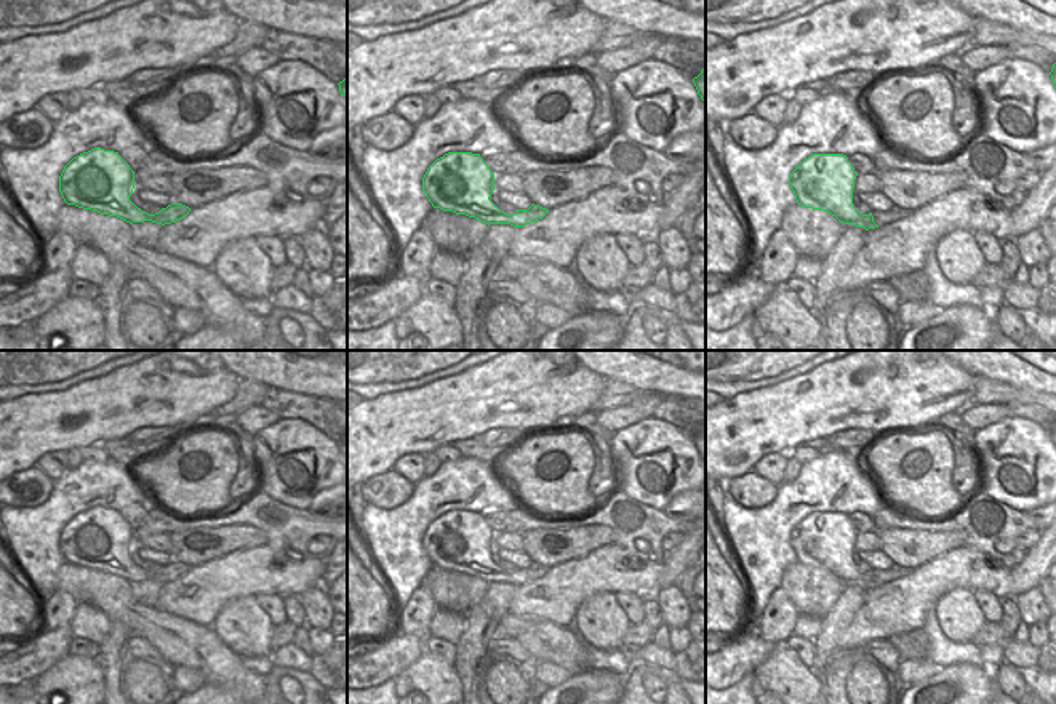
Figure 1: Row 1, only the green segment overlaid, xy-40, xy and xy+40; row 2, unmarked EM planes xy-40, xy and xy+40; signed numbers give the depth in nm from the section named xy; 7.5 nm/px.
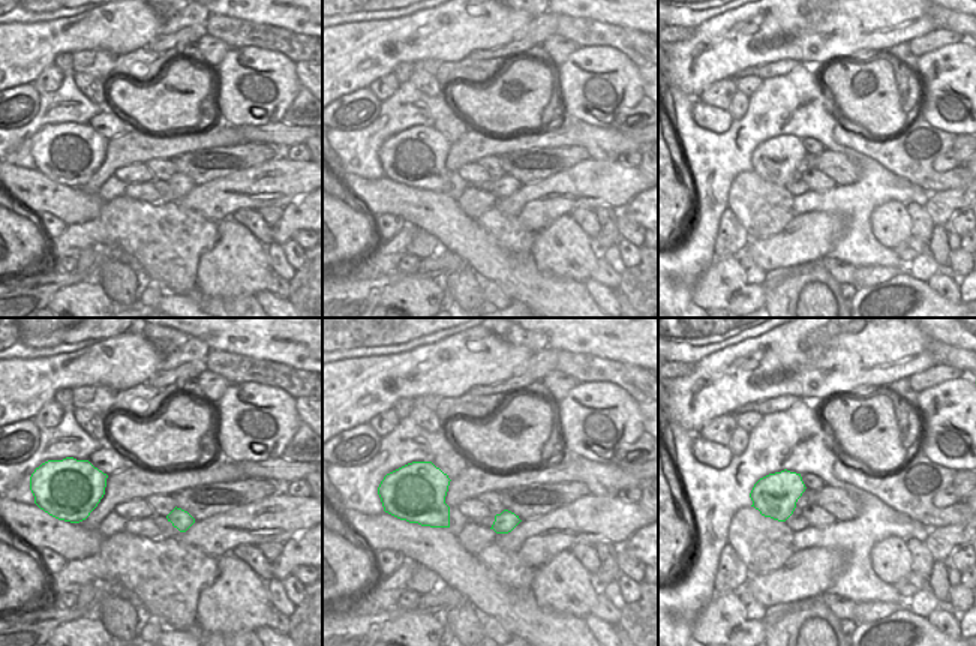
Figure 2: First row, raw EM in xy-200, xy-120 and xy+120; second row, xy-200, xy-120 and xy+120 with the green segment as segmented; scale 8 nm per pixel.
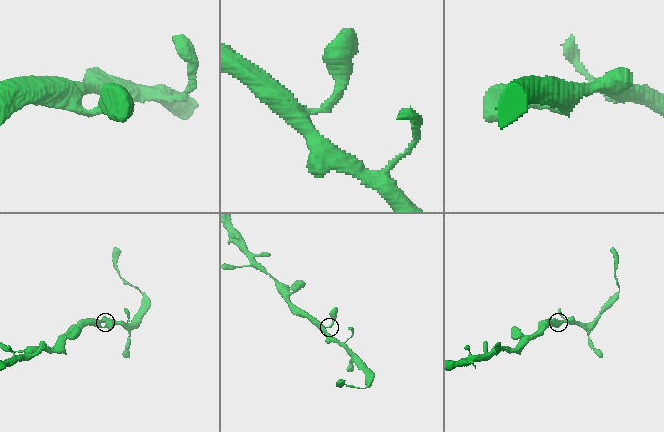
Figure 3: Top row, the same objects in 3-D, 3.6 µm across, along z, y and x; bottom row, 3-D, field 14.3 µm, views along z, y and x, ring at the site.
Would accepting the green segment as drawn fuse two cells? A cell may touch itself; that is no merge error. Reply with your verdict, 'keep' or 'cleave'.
keep

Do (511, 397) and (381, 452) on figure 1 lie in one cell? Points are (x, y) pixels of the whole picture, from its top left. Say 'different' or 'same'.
same

